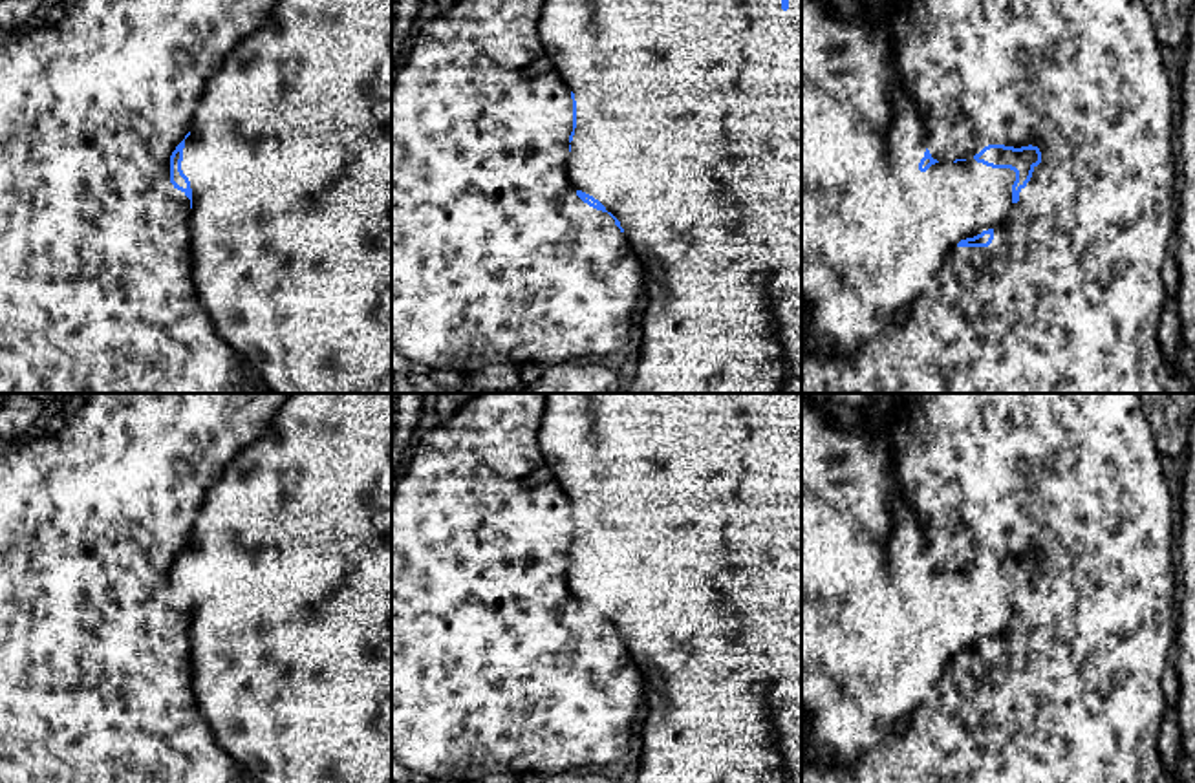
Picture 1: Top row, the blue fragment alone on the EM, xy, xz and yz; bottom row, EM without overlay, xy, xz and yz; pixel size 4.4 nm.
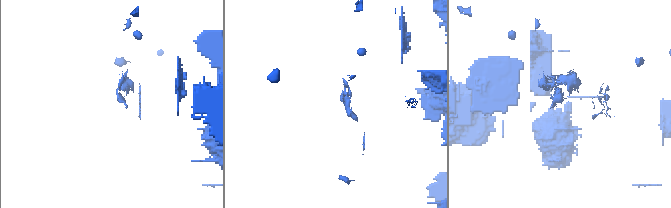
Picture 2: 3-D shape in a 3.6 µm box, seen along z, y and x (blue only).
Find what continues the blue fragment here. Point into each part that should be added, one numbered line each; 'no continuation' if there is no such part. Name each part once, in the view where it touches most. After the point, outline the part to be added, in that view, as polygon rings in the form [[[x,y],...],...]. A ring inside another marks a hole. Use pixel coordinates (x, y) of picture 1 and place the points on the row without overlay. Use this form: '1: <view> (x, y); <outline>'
1: xy (290, 564); [[[289,393],[271,426],[209,488],[185,549],[196,703],[218,745],[258,783],[392,783],[392,393]]]

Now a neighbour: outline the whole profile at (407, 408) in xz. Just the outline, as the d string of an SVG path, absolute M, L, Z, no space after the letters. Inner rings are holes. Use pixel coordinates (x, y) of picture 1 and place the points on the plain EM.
M392 393L392 488L415 441L423 404L425 393Z

